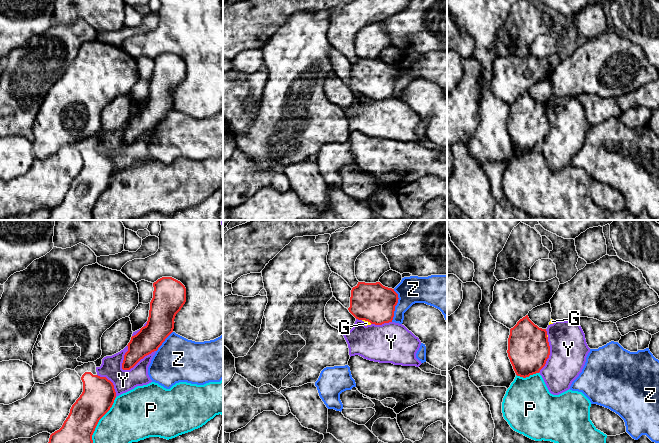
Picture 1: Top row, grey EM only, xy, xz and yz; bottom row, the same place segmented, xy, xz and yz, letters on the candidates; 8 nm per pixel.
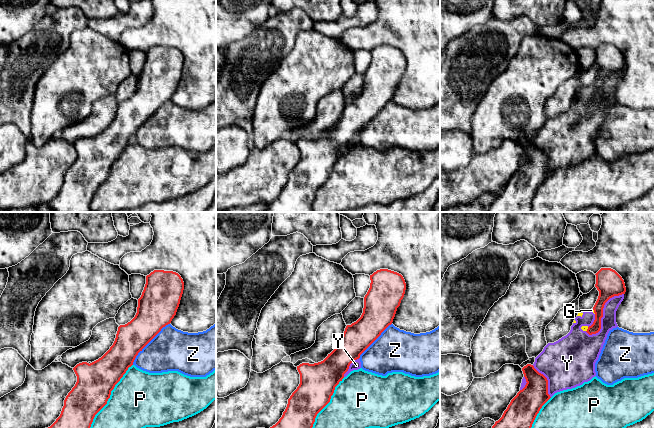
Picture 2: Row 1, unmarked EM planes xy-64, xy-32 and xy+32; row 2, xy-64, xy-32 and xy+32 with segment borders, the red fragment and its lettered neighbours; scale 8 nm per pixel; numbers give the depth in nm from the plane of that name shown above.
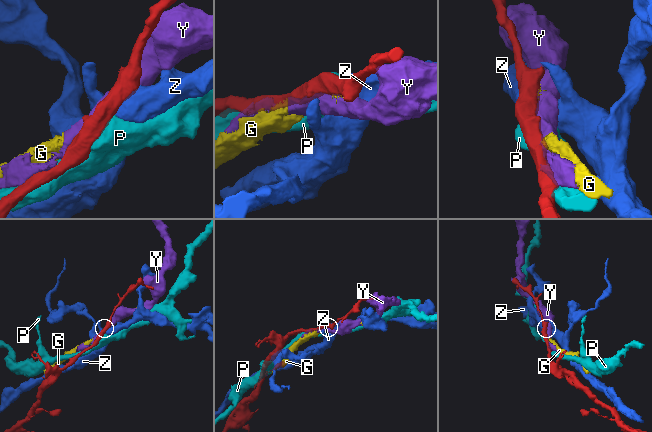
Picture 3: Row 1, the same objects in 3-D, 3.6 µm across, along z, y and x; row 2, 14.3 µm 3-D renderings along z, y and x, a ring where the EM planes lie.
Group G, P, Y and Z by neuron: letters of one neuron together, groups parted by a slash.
G Y / P / Z

